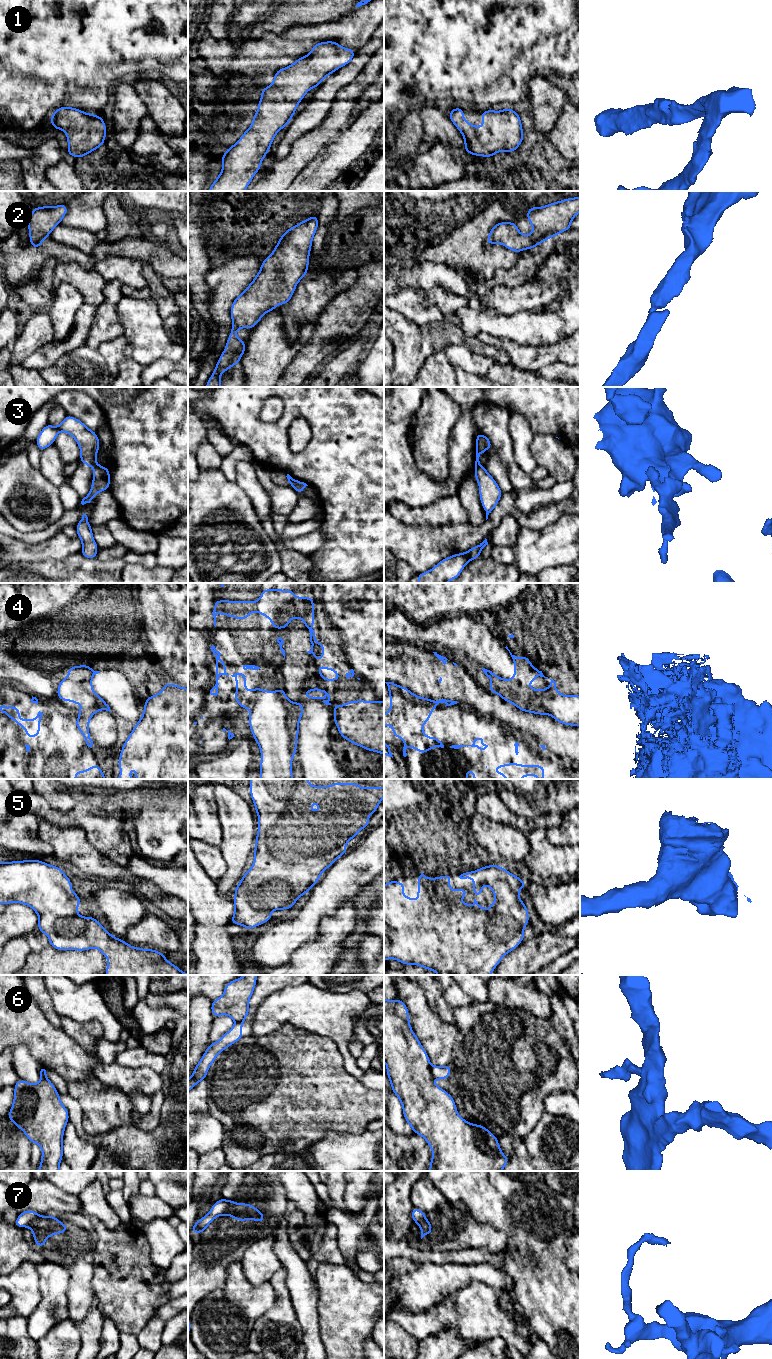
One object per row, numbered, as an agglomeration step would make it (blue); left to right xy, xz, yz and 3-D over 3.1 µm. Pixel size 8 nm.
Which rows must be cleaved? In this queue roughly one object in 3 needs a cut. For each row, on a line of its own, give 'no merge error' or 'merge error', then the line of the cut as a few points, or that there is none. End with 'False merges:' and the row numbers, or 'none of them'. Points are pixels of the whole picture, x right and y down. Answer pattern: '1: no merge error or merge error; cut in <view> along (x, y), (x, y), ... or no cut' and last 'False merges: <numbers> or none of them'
1: no merge error; no cut
2: no merge error; no cut
3: merge error; cut in yz along (481, 465), (475, 469)
4: merge error; cut in xz along (260, 749), (270, 741), (278, 742), (287, 739), (292, 757)
5: no merge error; no cut
6: merge error; cut in yz along (430, 1066), (432, 1077)
7: merge error; cut in xz along (237, 1203), (230, 1206), (225, 1214)
False merges: 3, 4, 6, 7

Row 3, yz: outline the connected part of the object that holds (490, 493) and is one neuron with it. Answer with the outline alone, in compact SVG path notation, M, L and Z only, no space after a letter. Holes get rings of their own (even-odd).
M481 466L474 471L476 481L479 485L479 495L483 510L486 512L486 520L488 515L494 510L498 504L502 490L498 486L495 479L488 473L488 471Z

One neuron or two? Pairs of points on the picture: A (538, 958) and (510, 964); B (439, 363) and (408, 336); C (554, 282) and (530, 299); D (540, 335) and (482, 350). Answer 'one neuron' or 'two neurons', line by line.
A: one neuron
B: two neurons
C: one neuron
D: two neurons

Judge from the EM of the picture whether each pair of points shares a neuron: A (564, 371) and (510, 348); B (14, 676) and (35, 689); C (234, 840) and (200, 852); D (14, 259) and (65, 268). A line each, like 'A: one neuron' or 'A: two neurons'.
A: two neurons
B: one neuron
C: two neurons
D: two neurons

